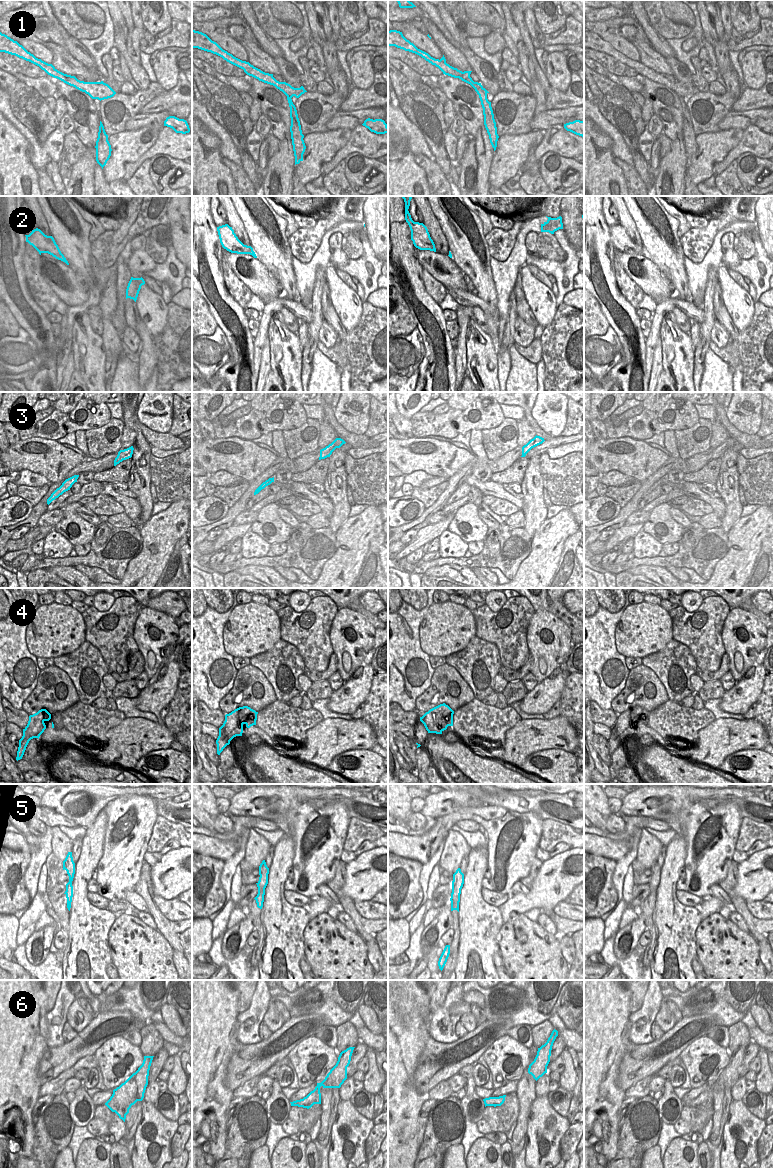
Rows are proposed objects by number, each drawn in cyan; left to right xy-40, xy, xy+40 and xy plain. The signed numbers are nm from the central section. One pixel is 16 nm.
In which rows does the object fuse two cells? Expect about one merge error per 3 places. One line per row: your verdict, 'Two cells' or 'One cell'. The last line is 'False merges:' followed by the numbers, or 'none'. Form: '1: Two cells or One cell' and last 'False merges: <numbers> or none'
1: Two cells
2: Two cells
3: One cell
4: One cell
5: One cell
6: One cell
False merges: 1, 2

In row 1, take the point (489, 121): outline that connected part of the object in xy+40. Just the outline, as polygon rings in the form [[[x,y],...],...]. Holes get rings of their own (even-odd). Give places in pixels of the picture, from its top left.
[[[455,68],[455,69],[462,74],[463,79],[466,79],[467,81],[469,81],[471,83],[471,86],[475,89],[475,91],[479,95],[479,98],[480,98],[480,101],[481,101],[481,105],[482,105],[482,108],[483,108],[484,125],[485,125],[485,128],[487,130],[487,133],[489,135],[490,143],[491,143],[491,145],[492,145],[492,147],[494,148],[494,151],[495,151],[496,147],[497,147],[497,141],[498,141],[499,136],[497,134],[497,127],[496,127],[496,122],[495,122],[495,119],[494,119],[493,110],[492,110],[492,107],[491,107],[491,102],[489,102],[488,99],[487,99],[487,92],[484,90],[484,88],[481,85],[481,83],[474,82],[472,80],[472,78],[470,77],[470,74],[471,74],[472,71],[464,71],[464,72],[462,72],[462,71],[458,70],[457,68]]]

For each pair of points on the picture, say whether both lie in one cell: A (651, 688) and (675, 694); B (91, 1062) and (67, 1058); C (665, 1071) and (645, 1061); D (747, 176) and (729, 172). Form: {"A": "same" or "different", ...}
{"A": "different", "B": "different", "C": "different", "D": "different"}

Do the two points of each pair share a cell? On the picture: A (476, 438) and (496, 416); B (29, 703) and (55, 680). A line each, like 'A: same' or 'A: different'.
A: different
B: same

